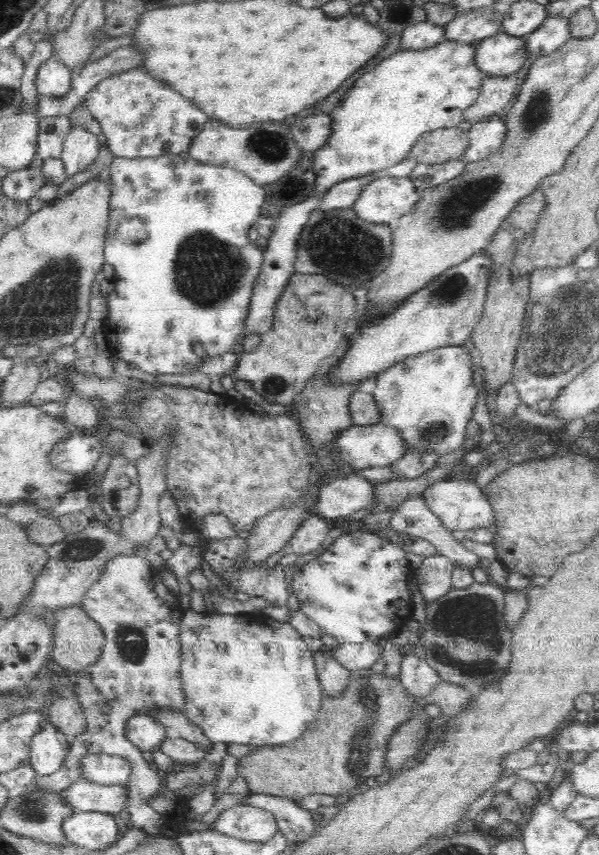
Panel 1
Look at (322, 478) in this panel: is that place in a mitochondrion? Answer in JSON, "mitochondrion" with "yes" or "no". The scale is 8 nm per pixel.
{"mitochondrion":"no"}

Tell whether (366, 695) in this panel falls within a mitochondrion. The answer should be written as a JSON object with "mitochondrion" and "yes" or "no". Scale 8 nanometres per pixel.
{"mitochondrion":"yes"}

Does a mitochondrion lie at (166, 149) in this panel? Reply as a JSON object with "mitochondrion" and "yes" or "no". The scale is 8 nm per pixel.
{"mitochondrion":"no"}

